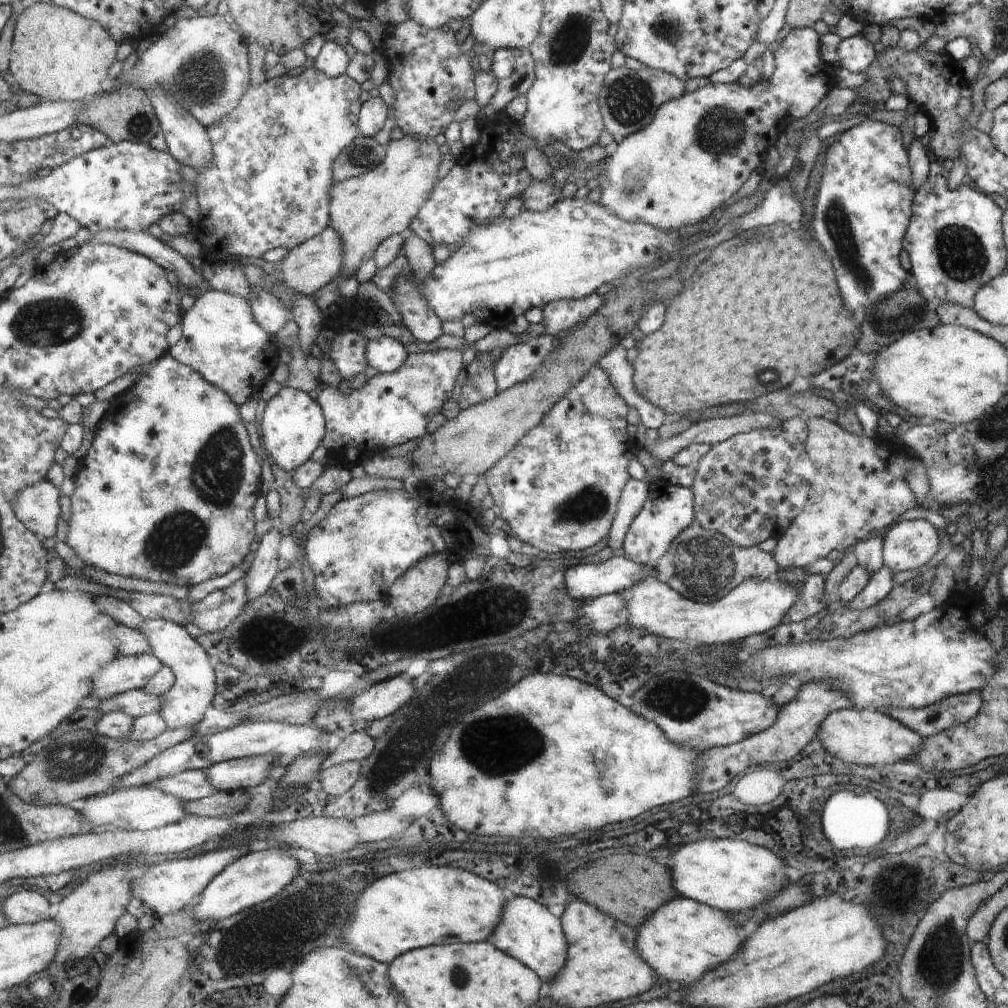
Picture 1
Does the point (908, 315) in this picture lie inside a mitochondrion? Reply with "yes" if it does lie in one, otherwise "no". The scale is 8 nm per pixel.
yes

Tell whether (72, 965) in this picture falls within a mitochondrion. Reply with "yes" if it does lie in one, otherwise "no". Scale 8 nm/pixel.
no

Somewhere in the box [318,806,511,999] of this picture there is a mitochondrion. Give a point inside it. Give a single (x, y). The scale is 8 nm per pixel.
(460, 975)

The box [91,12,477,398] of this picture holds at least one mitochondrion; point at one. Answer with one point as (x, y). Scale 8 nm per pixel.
(203, 76)

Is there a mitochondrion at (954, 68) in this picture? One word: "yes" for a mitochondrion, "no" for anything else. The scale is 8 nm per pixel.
no

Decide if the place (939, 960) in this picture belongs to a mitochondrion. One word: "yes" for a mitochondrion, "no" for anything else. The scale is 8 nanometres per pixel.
yes

